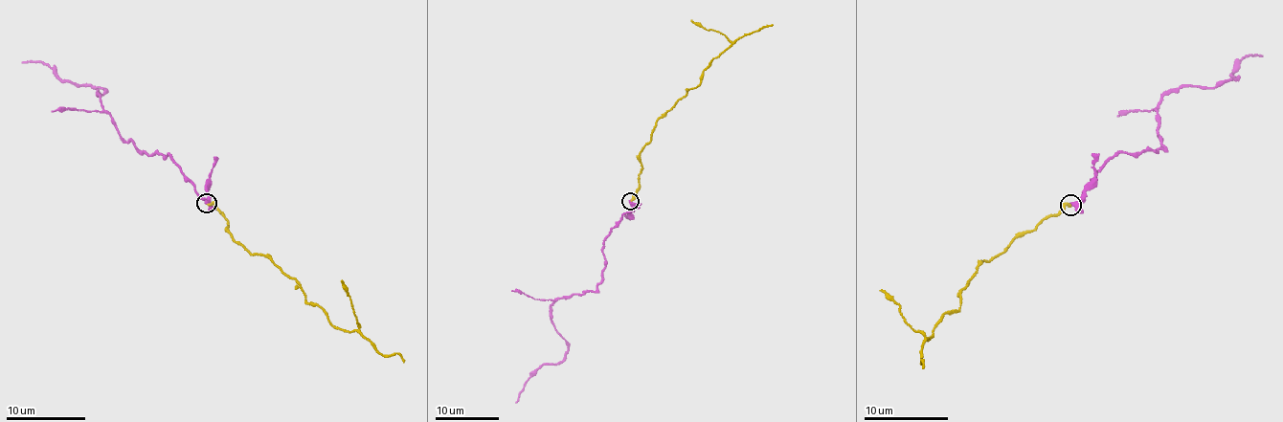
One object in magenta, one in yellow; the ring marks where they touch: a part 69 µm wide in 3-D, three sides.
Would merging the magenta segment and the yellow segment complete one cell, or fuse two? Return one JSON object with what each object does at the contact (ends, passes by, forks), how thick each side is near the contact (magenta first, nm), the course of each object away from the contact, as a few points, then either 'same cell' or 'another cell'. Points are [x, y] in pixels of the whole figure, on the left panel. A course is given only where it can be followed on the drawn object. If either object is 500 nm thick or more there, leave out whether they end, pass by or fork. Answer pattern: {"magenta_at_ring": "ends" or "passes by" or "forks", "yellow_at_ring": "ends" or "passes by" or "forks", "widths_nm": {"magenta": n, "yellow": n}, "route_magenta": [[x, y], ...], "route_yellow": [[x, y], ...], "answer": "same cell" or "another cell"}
{"magenta_at_ring": "passes by", "yellow_at_ring": "ends", "widths_nm": {"magenta": 280, "yellow": 280}, "route_magenta": [[206, 202], [168, 154], [144, 153], [121, 137], [96, 91], [104, 89], [66, 82], [38, 61], [22, 62]], "route_yellow": [[206, 205], [223, 212], [234, 240], [262, 254], [326, 319], [350, 332], [359, 327], [341, 279]], "answer": "another cell"}

